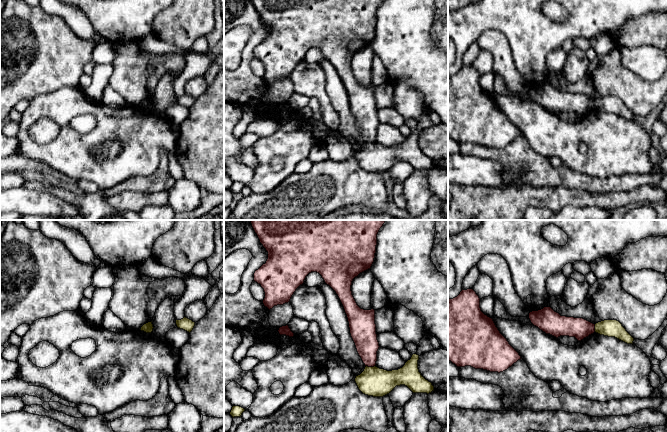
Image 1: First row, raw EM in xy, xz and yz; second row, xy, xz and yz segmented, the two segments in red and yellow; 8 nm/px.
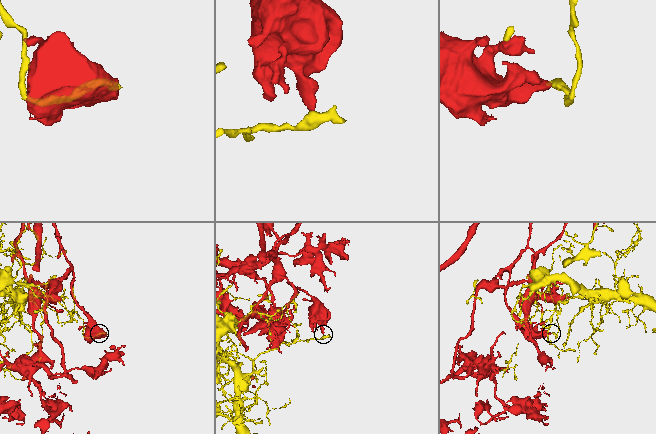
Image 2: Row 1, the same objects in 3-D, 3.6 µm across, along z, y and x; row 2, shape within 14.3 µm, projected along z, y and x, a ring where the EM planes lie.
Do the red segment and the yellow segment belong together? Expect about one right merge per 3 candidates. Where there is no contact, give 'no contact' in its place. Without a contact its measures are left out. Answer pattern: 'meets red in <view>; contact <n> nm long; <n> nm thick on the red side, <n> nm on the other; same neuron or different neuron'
meets red in xz; contact 70 nm long; 190 nm thick on the red side, 240 nm on the other; different neuron

